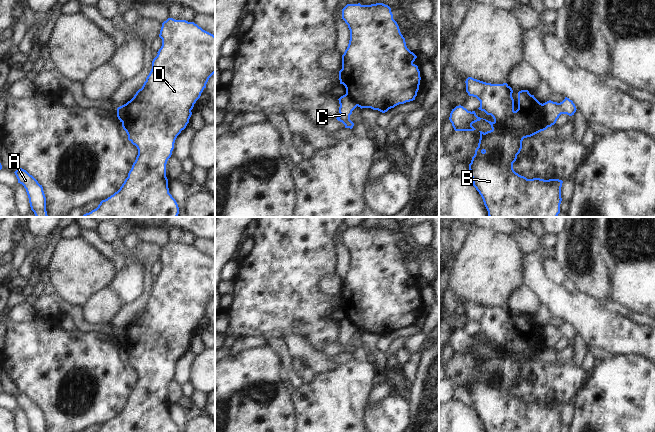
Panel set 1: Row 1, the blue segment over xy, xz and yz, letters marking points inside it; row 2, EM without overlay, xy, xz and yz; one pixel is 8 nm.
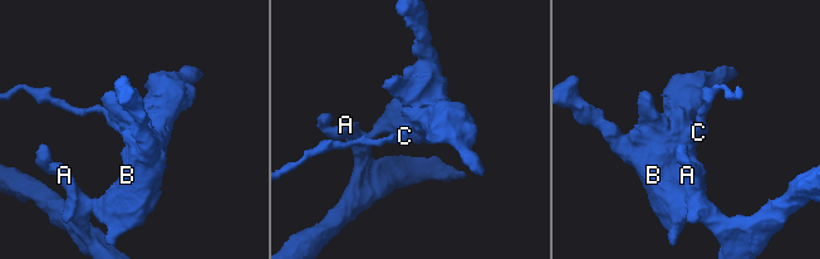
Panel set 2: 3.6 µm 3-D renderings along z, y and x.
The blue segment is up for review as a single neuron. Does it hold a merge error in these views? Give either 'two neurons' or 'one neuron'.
two neurons

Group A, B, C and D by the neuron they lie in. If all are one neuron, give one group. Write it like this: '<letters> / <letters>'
A B D / C

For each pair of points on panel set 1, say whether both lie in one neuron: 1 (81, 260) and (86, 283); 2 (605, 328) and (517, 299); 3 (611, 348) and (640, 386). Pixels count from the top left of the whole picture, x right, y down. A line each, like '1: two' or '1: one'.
1: one
2: two
3: two

